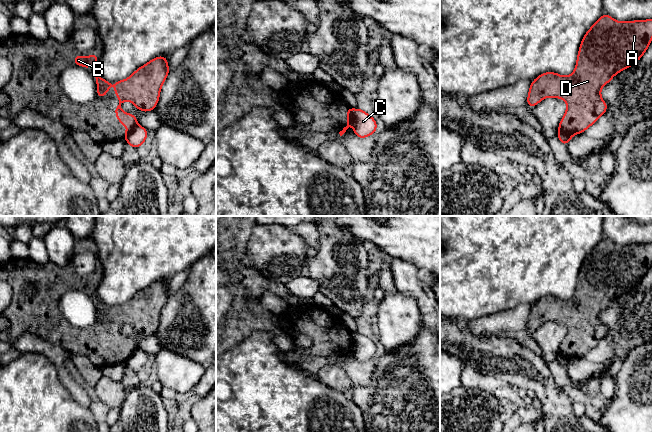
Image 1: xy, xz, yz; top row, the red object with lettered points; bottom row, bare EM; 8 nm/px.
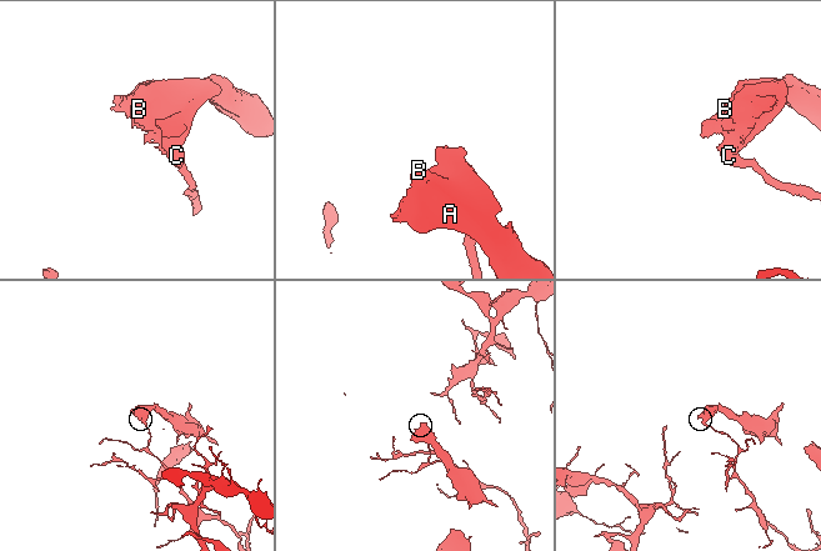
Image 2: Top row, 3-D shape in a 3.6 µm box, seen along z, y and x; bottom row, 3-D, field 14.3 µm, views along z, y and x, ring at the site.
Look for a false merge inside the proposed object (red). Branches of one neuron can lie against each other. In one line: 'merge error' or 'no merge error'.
merge error

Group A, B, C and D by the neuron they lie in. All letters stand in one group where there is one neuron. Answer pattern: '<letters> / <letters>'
A B D / C

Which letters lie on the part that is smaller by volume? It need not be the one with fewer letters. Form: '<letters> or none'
A, B, D

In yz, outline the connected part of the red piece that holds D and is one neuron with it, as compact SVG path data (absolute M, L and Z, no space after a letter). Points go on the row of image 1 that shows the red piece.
M608 14L602 15L581 41L574 72L570 76L561 76L554 72L540 74L531 82L527 105L531 108L547 97L563 99L567 109L558 131L567 134L584 133L607 111L607 103L601 99L601 88L617 73L639 61L651 40L652 19L621 22Z

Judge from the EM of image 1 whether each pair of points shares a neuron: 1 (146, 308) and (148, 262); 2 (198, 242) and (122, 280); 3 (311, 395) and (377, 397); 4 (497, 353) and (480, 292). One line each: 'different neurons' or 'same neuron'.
1: different neurons
2: same neuron
3: different neurons
4: different neurons

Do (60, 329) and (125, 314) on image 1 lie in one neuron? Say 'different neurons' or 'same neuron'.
same neuron

